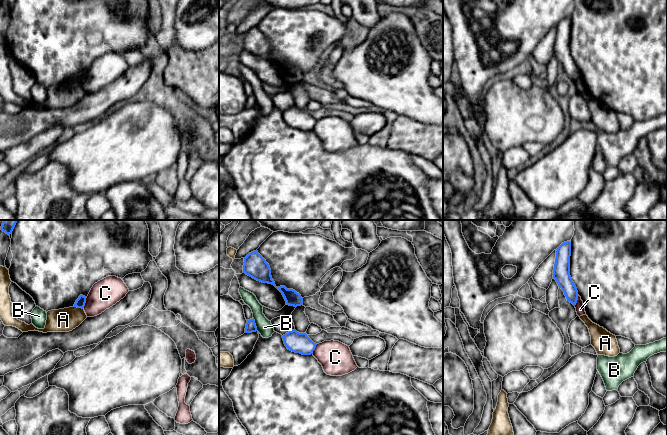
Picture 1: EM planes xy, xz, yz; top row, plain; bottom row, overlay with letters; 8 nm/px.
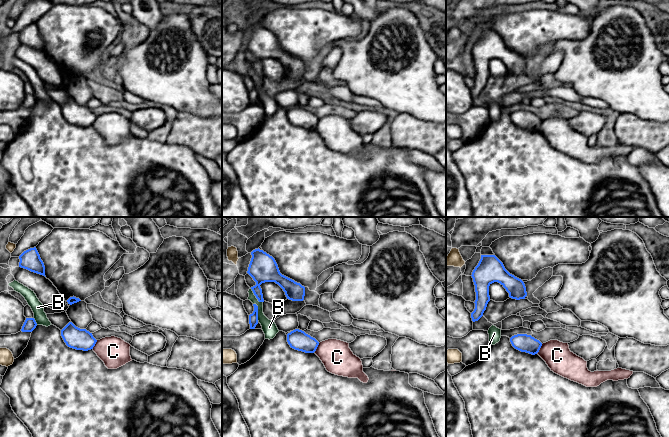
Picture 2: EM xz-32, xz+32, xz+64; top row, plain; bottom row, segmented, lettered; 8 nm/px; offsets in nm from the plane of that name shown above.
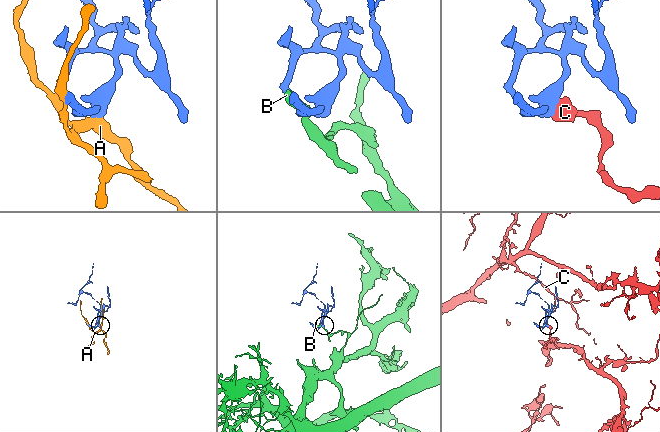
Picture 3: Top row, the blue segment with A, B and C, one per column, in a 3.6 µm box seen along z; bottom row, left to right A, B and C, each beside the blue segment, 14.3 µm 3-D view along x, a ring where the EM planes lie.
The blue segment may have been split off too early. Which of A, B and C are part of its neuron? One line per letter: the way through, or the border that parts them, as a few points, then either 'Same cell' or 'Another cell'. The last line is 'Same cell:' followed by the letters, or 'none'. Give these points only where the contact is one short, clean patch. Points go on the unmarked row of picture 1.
A: Another cell
B: Boundary: xz (253, 93), (257, 106). Another cell
C: Boundary: xy (87, 73), (82, 84). Another cell
Same cell: none

